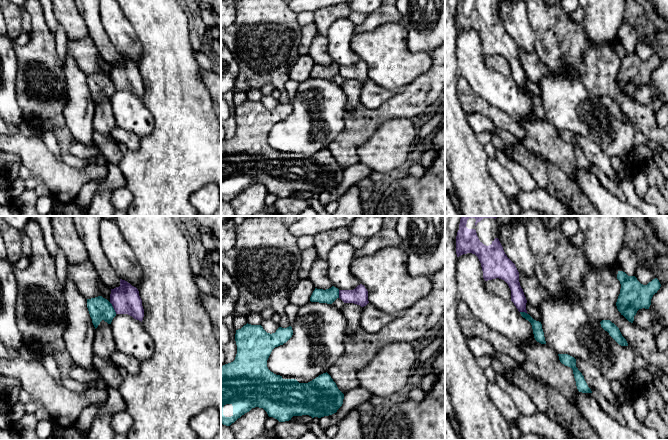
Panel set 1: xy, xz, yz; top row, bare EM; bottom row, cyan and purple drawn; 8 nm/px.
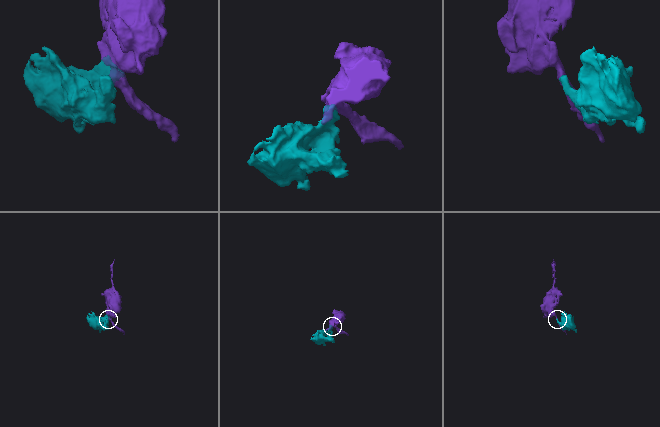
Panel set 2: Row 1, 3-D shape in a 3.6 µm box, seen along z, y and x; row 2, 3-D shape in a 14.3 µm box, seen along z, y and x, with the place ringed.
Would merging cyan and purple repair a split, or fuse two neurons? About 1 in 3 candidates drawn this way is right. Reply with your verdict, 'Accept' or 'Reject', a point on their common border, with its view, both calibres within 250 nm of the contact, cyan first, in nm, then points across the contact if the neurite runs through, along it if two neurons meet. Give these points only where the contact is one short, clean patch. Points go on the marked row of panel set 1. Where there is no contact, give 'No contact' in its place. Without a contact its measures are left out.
Reject. Touches cyan at xy (113, 308). Thickness 180 nm (cyan) against 240 nm. Boundary: xy (109, 302), (116, 313)

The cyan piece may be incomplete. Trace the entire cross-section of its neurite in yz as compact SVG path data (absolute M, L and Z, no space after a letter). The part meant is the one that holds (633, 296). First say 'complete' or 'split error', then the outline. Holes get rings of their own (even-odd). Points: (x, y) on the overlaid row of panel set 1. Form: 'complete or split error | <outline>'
complete | M618 271L617 279L621 284L620 294L616 302L617 309L621 315L633 323L634 316L639 309L649 309L651 299L660 289L661 284L655 278L647 285L643 285L635 276L628 276L623 271Z

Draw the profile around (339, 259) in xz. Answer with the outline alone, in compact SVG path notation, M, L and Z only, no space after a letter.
M349 242L336 244L328 254L328 277L332 286L339 290L353 290L361 283L353 276L350 265L355 249Z

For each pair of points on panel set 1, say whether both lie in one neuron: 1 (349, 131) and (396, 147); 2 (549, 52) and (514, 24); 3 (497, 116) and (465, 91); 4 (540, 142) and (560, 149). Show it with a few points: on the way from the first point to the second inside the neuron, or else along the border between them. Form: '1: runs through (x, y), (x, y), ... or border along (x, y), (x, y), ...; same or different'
1: border along (385, 120), (358, 148), (357, 157), (359, 159); different
2: border along (527, 19), (535, 35), (535, 50); different
3: runs through (489, 110), (479, 105), (473, 99); same
4: runs through (545, 142), (555, 149); same

